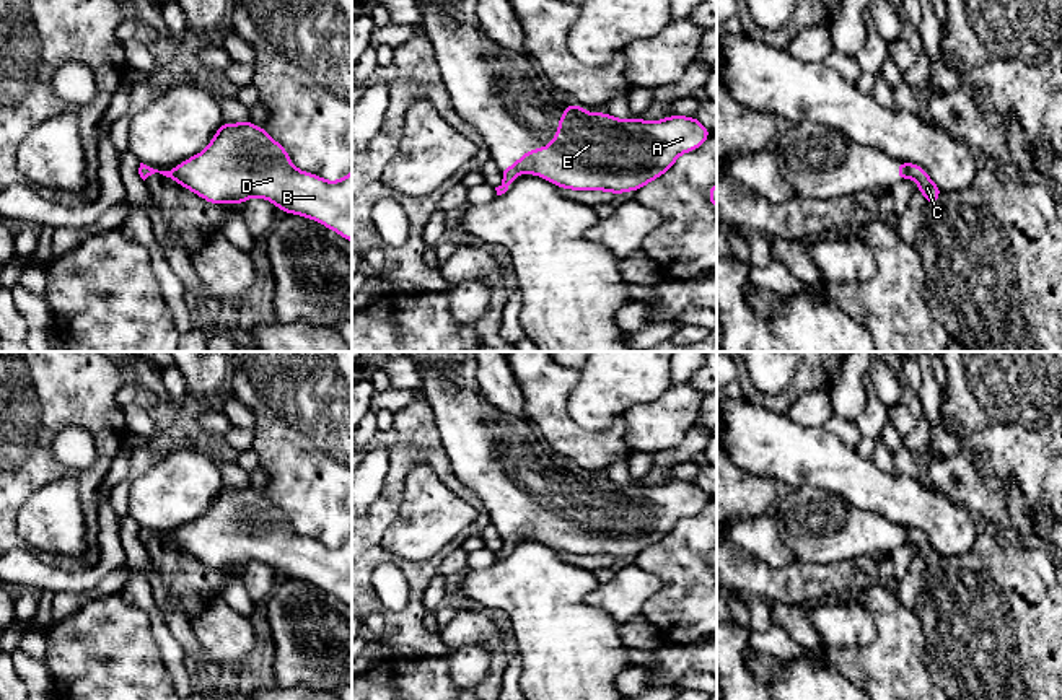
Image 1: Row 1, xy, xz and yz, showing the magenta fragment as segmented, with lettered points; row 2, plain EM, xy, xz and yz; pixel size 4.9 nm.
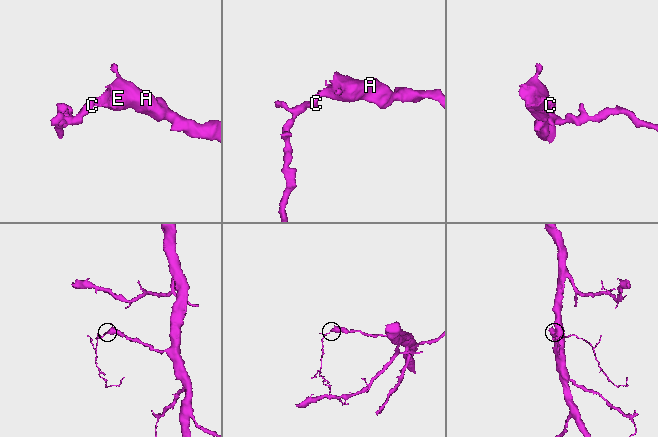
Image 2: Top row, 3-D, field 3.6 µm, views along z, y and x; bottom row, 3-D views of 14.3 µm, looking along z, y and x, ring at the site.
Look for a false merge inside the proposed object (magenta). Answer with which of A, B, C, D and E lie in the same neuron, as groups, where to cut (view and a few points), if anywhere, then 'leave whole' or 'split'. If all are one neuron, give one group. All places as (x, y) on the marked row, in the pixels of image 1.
groups A B C D E; cut none; leave whole

